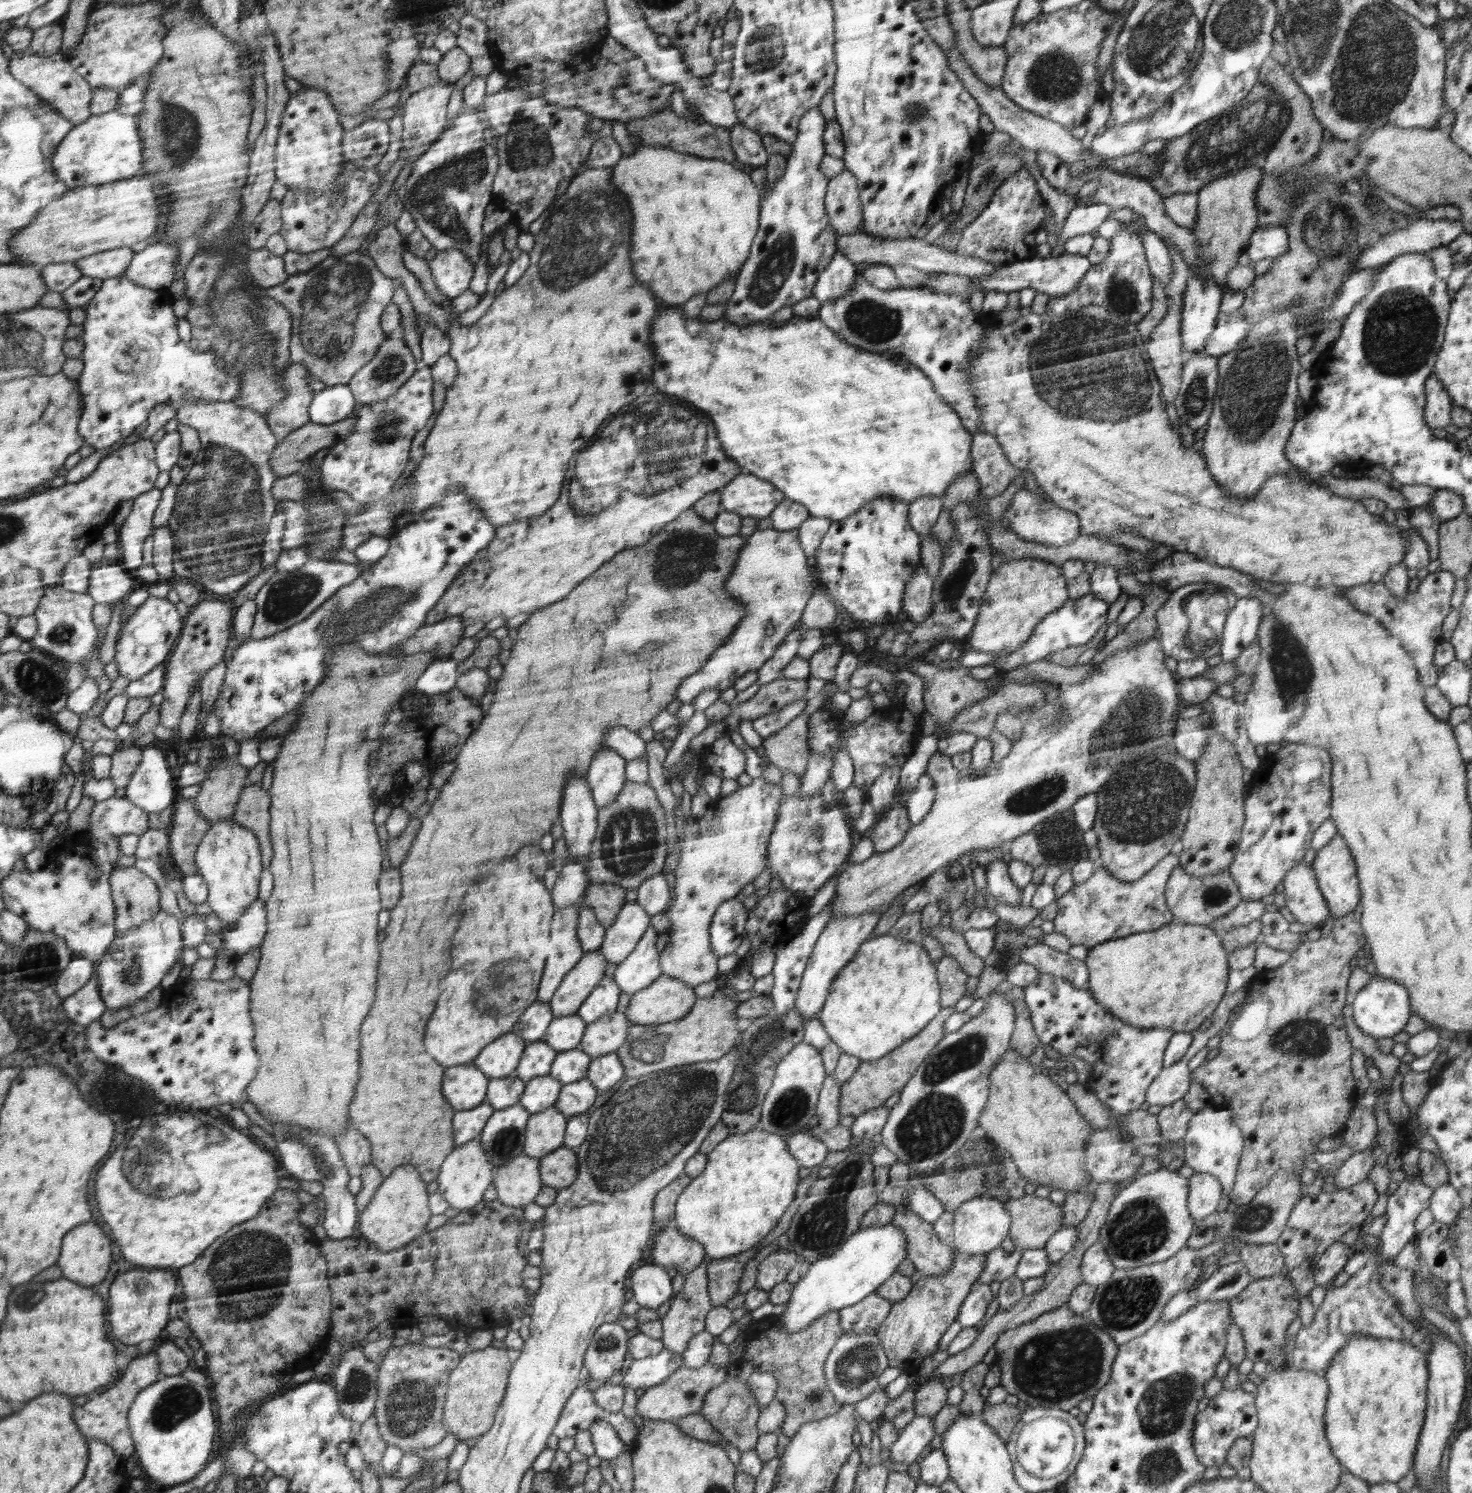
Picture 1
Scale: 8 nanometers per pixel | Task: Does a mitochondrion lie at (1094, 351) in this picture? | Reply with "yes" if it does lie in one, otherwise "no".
yes

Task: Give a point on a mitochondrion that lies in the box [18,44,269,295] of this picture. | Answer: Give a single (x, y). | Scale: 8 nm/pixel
(177, 122)

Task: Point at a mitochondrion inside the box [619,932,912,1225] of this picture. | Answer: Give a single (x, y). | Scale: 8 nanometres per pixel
(766, 1040)

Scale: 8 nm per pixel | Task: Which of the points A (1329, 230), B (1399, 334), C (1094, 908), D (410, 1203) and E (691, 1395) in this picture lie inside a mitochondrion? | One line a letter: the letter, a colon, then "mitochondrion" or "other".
A: mitochondrion
B: mitochondrion
C: other
D: other
E: other

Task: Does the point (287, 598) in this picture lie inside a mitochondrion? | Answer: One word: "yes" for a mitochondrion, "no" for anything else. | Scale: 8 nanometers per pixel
yes

